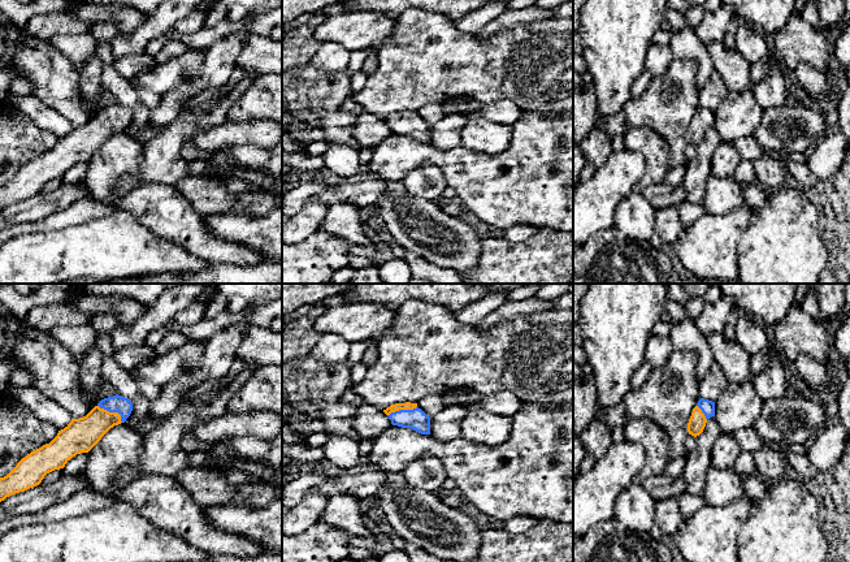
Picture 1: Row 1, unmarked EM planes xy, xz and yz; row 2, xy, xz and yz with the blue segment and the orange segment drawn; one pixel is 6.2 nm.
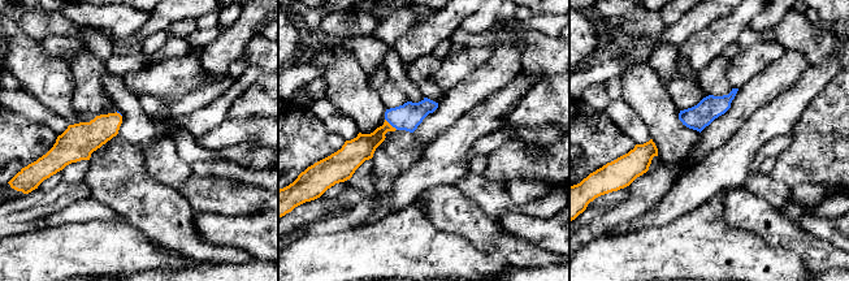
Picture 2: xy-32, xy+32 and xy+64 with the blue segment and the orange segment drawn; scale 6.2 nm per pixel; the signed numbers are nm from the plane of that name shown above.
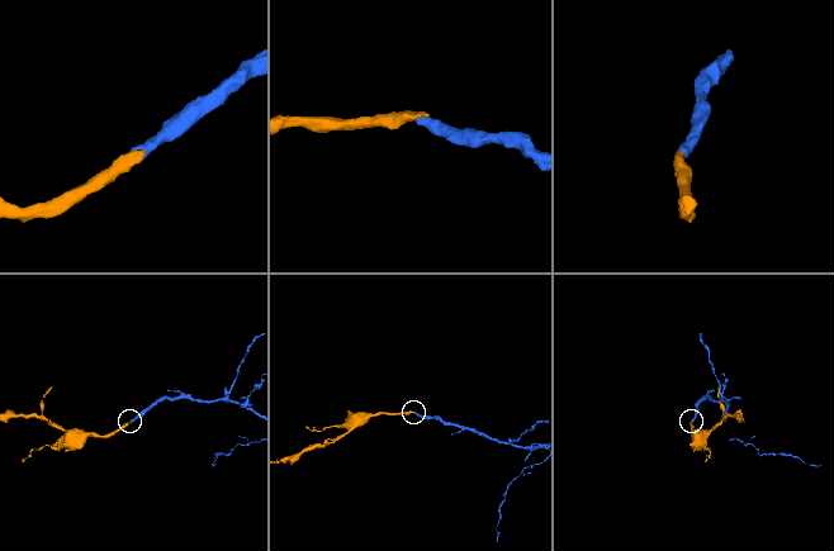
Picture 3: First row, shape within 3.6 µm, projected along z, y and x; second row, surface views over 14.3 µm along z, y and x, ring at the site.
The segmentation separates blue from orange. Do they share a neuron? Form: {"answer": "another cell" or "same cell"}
{"answer": "same cell"}

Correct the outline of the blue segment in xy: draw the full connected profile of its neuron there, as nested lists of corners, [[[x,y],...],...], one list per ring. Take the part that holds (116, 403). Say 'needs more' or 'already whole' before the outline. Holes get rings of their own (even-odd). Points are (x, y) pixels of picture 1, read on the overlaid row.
needs more; [[[116,394],[101,399],[86,416],[71,419],[49,444],[27,454],[6,476],[0,477],[0,502],[12,494],[39,485],[47,474],[64,468],[77,454],[88,453],[110,428],[125,423],[131,411],[131,401]]]

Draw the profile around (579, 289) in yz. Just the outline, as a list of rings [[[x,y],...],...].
[[[573,284],[573,324],[578,323],[581,301],[589,288],[589,284]]]

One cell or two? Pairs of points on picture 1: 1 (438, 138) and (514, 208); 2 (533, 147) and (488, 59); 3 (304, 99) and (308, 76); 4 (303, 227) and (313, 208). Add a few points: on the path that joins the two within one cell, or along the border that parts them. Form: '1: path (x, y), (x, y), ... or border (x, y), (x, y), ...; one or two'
1: border (430, 142), (443, 150), (451, 150), (459, 145); two
2: border (525, 111), (546, 113); two
3: path (304, 94), (307, 81); one
4: path (306, 223), (313, 212); one

